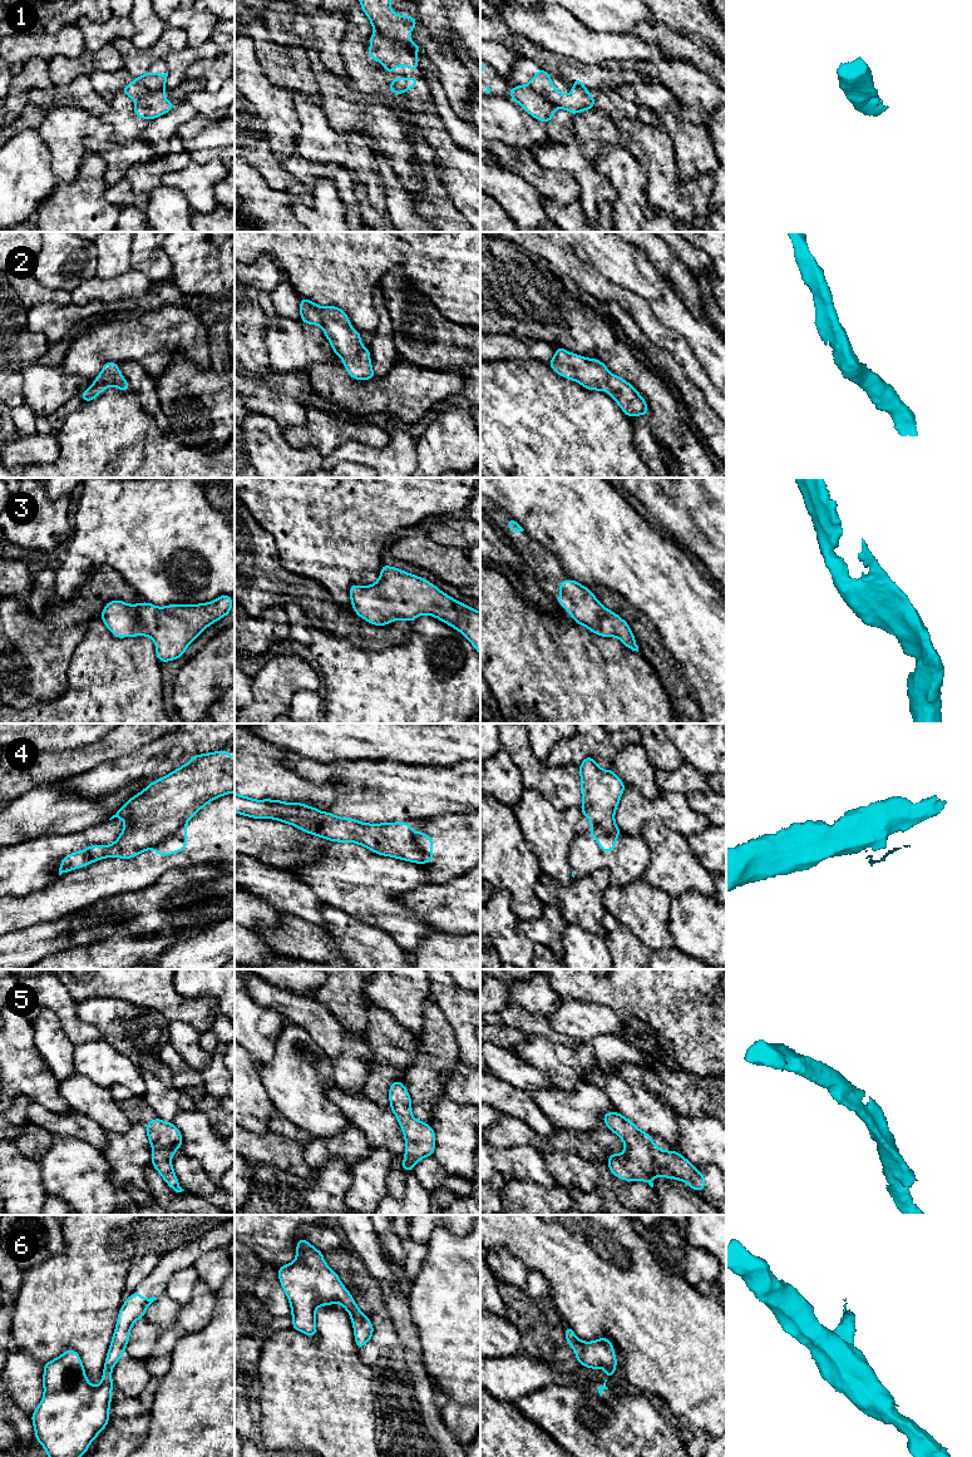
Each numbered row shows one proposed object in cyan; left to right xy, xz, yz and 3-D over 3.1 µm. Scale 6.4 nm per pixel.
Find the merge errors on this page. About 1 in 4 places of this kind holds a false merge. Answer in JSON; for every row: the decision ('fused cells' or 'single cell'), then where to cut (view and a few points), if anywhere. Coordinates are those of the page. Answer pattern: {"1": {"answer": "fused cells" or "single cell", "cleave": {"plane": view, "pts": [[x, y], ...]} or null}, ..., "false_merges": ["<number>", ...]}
{"1": {"answer": "fused cells", "cleave": {"plane": "xz", "pts": [[376, 31], [389, 39], [403, 43], [415, 54]]}}, "2": {"answer": "single cell", "cleave": null}, "3": {"answer": "single cell", "cleave": null}, "4": {"answer": "fused cells", "cleave": {"plane": "xy", "pts": [[186, 823], [162, 839], [154, 848]]}}, "5": {"answer": "single cell", "cleave": null}, "6": {"answer": "single cell", "cleave": null}, "false_merges": ["1", "4"]}

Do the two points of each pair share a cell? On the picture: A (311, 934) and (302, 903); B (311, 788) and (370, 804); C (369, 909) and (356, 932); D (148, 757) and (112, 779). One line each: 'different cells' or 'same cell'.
A: different cells
B: different cells
C: different cells
D: same cell

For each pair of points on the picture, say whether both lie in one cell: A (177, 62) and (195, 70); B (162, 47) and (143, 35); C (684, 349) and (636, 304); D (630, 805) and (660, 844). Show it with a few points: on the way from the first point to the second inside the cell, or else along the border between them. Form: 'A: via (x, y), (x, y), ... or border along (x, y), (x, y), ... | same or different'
A: border along (197, 59), (187, 69), (186, 78) | different
B: border along (166, 26), (148, 48), (137, 48), (131, 42) | different
C: via (671, 341), (644, 316) | same
D: border along (674, 831), (662, 824), (647, 821), (640, 833) | different

